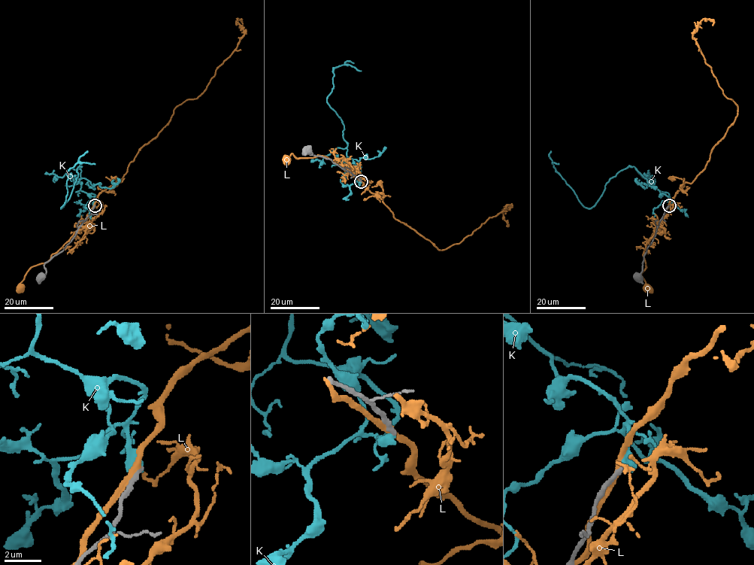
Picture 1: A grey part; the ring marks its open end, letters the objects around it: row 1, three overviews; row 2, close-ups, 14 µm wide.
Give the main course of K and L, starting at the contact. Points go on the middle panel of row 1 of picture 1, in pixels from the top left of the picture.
K: (361, 181), (355, 173), (346, 170), (343, 124), (326, 98), (333, 87), (335, 68), (351, 65), (361, 71)
L: (360, 180), (328, 157), (318, 155), (296, 158), (292, 153), (286, 159)

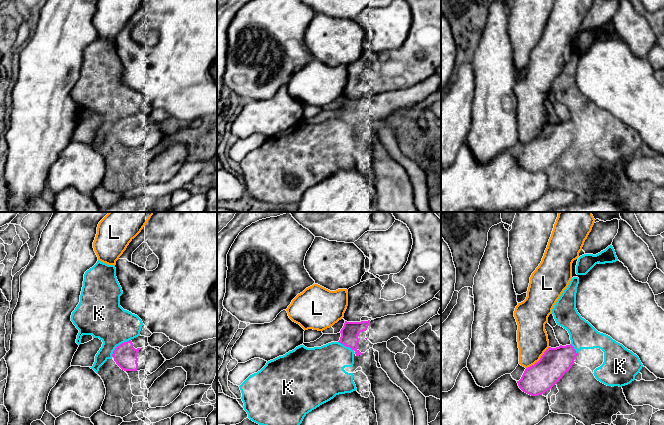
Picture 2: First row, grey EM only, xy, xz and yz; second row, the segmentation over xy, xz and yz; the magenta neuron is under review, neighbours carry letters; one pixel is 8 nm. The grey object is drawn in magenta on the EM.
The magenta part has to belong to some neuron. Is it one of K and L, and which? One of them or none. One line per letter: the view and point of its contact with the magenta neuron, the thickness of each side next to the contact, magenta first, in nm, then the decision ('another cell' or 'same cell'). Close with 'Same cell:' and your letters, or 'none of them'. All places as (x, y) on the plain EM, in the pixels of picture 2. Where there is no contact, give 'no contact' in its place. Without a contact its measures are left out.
K: xy (119, 121) | 190/320 nm | another cell
L: yz (539, 136) | 240/240 nm | another cell
Same cell: none of them

